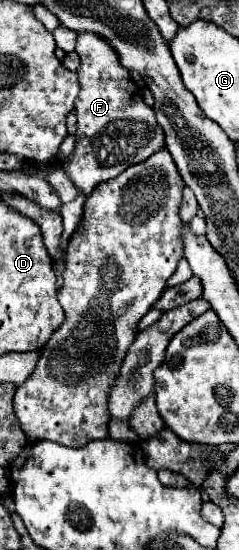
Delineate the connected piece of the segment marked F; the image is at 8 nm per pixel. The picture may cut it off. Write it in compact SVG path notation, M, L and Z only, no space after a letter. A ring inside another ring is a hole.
M78 34L76 52L80 66L76 70L80 82L80 94L76 96L74 108L78 118L76 146L74 152L60 162L70 180L82 194L90 194L94 186L104 180L116 178L132 164L148 160L154 152L166 146L164 130L156 122L152 106L142 98L140 86L132 80L130 72L118 66L118 56L94 34Z

